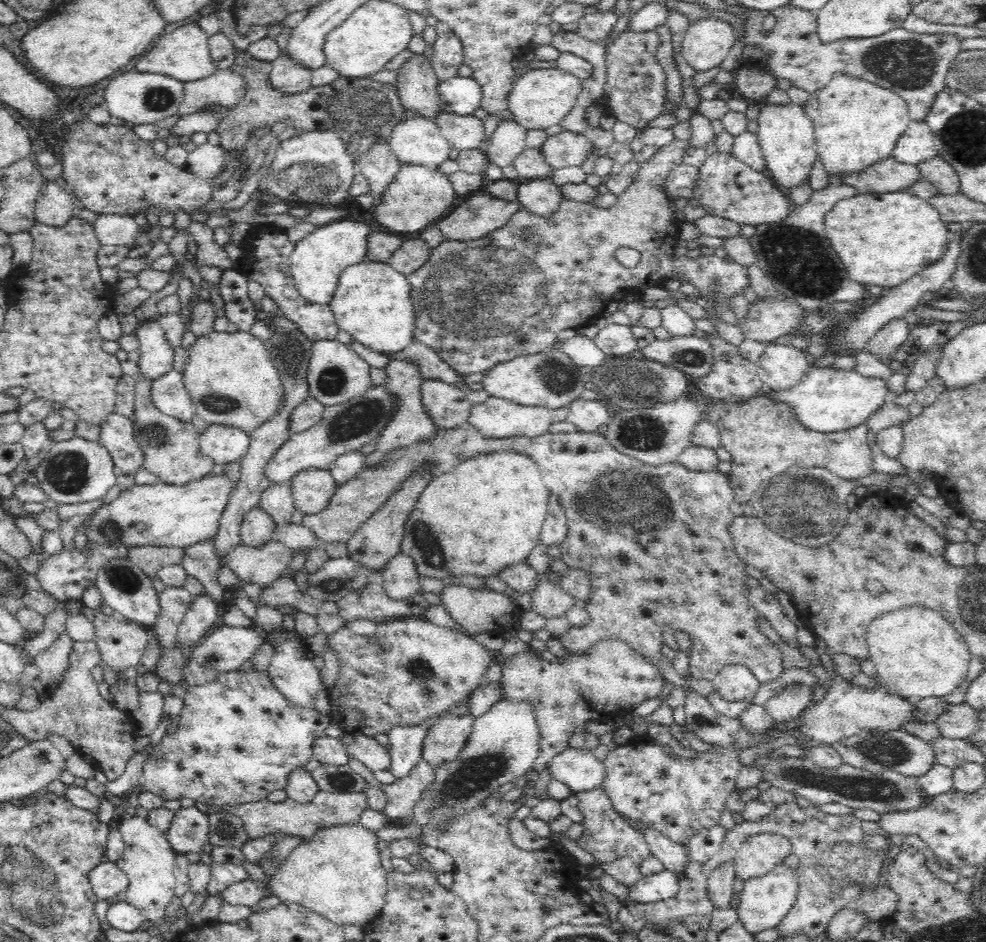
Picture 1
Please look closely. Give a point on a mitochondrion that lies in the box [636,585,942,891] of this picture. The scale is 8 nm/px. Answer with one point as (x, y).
(875, 789)

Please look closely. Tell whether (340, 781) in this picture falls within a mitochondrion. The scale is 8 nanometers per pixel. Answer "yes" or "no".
yes

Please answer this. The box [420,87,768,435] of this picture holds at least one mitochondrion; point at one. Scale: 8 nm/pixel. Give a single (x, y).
(630, 382)

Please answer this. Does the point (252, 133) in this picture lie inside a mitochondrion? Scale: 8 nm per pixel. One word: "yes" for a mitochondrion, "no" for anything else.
no

